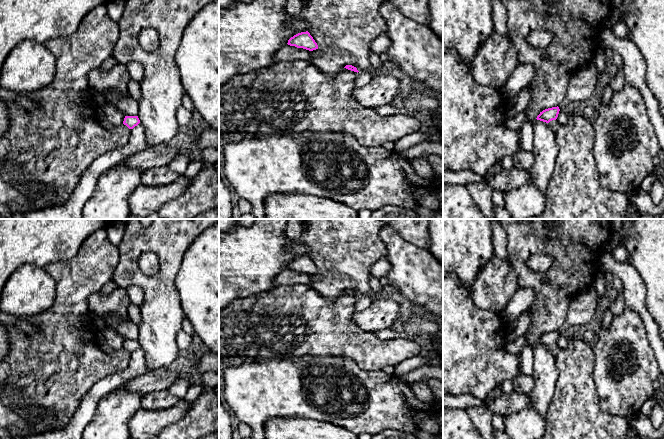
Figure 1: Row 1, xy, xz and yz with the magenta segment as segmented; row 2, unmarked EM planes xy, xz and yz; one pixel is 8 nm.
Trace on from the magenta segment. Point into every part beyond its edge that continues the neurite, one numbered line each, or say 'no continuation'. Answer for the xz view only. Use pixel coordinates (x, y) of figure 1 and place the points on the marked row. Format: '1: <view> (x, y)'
no continuation

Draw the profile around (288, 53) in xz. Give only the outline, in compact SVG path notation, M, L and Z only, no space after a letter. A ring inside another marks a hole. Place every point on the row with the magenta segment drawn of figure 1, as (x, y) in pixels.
M286 45L280 49L278 49L274 53L274 62L293 62L293 61L311 61L311 54L309 50L303 48L297 48L295 46Z

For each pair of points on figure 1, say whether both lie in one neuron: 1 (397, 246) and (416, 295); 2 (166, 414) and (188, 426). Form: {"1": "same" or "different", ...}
{"1": "same", "2": "different"}

